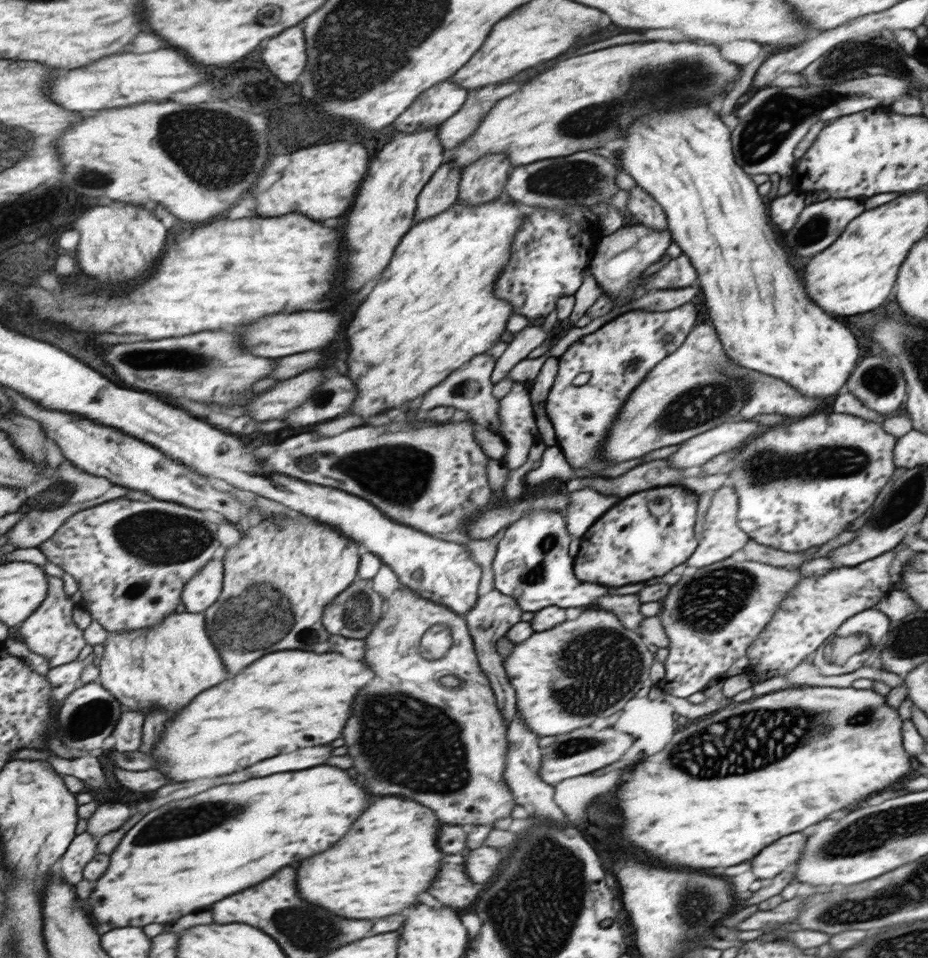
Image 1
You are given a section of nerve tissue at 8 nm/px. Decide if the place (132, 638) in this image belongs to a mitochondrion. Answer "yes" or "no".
no

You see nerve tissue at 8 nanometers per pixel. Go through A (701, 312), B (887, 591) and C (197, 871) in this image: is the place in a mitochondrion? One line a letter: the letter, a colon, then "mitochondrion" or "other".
A: other
B: other
C: other

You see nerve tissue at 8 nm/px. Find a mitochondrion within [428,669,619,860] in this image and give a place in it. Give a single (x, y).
(574, 746)

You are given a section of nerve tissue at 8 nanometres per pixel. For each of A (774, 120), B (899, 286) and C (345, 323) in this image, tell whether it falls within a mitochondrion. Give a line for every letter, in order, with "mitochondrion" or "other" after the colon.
A: mitochondrion
B: other
C: other

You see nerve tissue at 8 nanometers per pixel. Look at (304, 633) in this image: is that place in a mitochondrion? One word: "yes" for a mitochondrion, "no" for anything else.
yes

